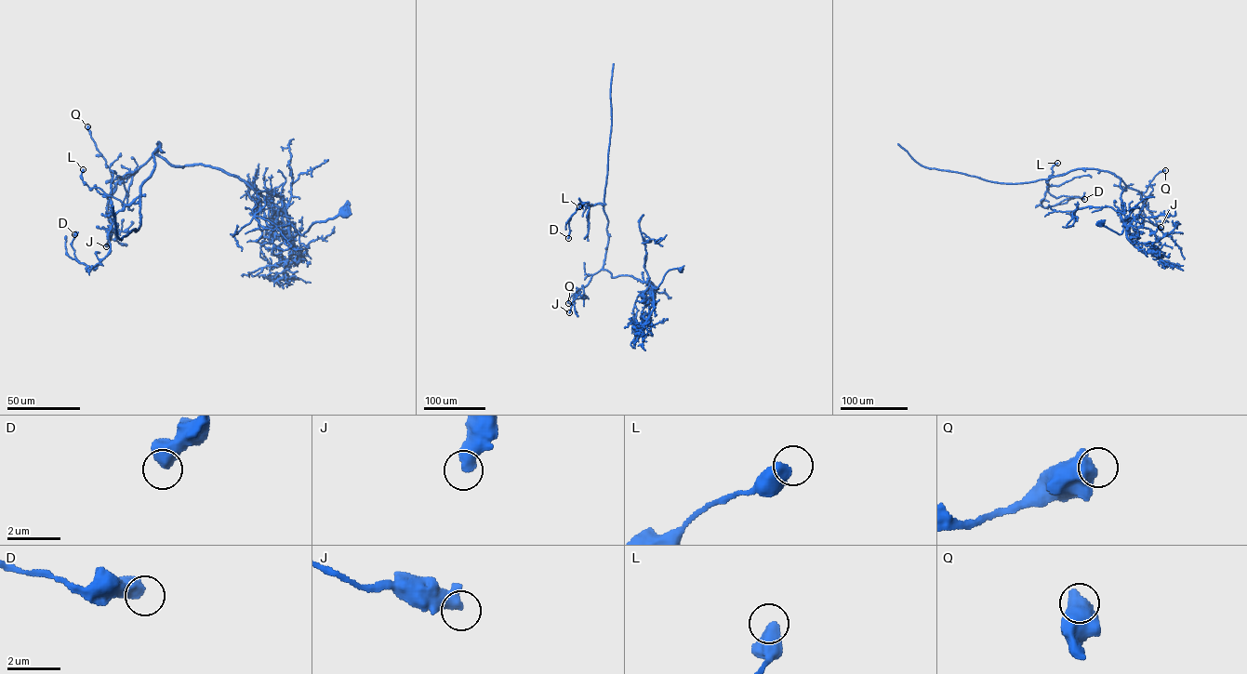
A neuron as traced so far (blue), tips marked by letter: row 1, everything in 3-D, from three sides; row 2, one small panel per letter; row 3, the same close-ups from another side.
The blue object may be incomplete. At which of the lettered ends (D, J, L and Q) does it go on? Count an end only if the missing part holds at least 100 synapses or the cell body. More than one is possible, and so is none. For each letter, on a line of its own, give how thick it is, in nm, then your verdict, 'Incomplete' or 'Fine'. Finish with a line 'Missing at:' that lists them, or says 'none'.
D: Thickness 600 nm. Fine
J: Thickness 550 nm. Fine
L: Thickness 550 nm. Fine
Q: Thickness 700 nm. Fine
Missing at: none

